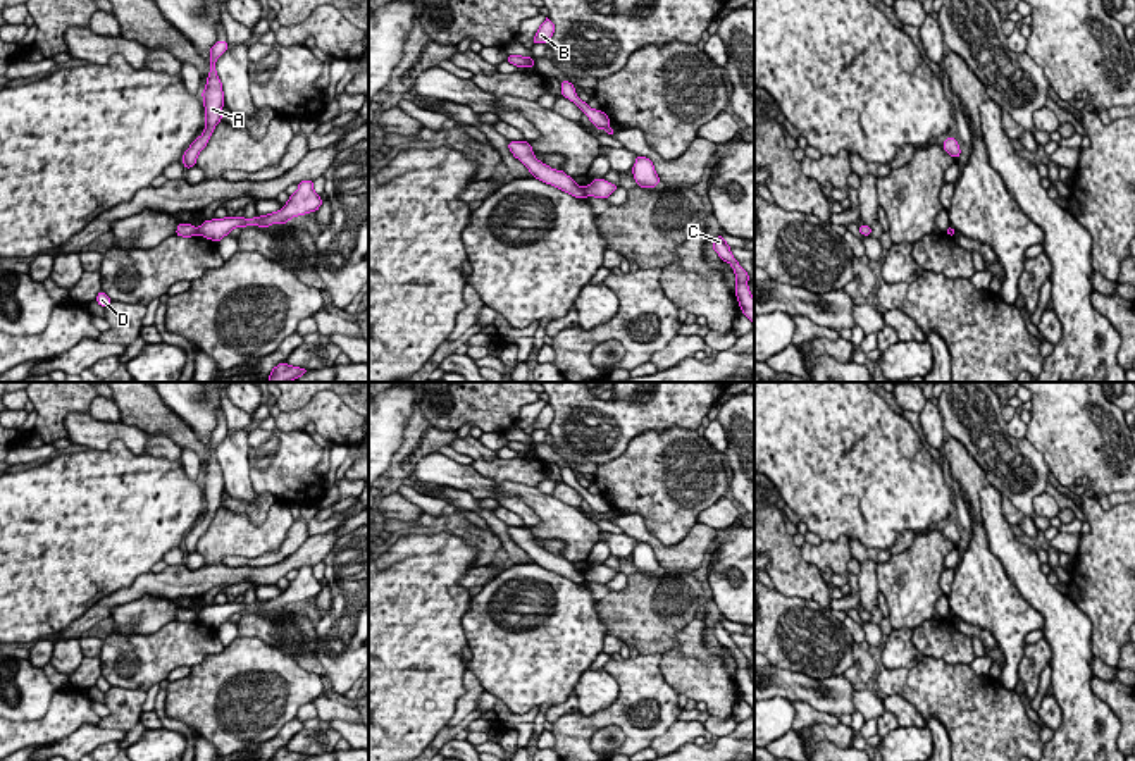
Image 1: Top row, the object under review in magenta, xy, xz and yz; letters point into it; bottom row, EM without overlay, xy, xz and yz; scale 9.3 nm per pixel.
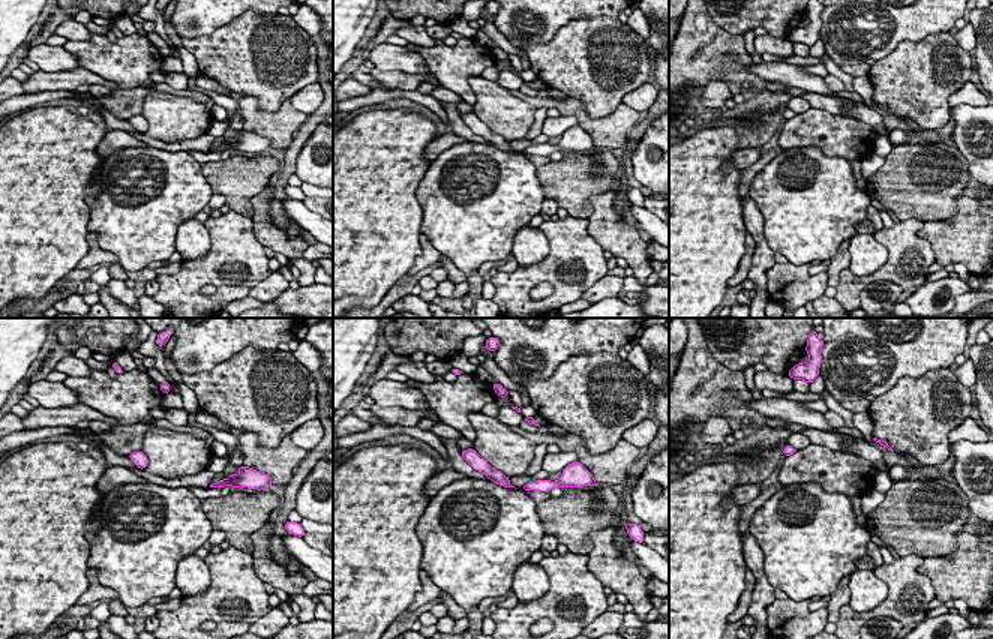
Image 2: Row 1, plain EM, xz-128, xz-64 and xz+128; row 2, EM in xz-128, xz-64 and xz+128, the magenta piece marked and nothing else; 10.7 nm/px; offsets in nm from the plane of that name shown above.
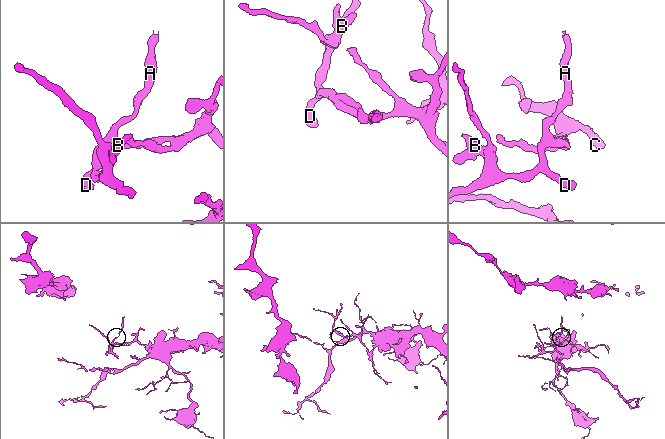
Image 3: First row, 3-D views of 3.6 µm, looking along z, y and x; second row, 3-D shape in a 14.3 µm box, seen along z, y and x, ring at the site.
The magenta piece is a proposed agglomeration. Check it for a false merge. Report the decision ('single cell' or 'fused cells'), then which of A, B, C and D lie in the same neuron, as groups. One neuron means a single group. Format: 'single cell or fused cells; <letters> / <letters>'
fused cells; A B D / C

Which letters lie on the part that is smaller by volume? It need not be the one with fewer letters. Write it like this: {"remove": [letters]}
{"remove": ["A", "B", "D"]}

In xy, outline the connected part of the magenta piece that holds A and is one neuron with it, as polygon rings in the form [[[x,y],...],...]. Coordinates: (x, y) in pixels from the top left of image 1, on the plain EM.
[[[215,427],[210,434],[210,458],[207,463],[207,472],[202,477],[203,492],[205,492],[205,515],[203,520],[189,530],[189,534],[183,541],[183,549],[186,554],[196,551],[198,539],[207,532],[215,511],[222,506],[222,492],[224,492],[224,477],[222,468],[215,456],[215,446],[224,441],[227,436],[227,427]]]

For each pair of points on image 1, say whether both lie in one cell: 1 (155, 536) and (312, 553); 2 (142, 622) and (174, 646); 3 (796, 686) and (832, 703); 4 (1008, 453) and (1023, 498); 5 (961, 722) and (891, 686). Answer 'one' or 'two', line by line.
1: two
2: two
3: one
4: one
5: one

